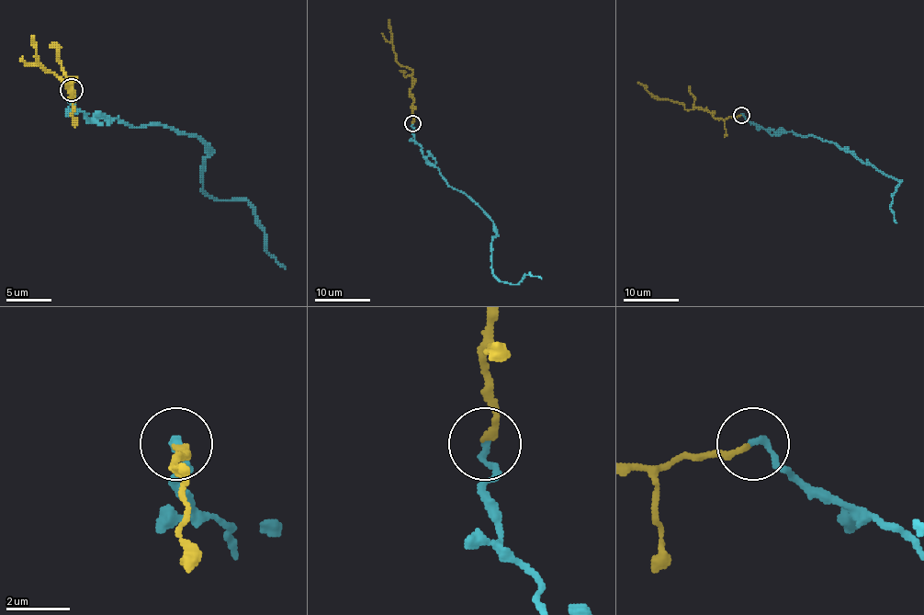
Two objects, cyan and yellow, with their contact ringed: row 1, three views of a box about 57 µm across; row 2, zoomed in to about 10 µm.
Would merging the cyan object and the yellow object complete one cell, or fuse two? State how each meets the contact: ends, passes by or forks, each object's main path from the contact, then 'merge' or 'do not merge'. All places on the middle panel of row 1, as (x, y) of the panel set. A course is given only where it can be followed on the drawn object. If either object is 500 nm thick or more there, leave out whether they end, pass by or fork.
cyan ends | yellow ends | cyan via (411, 123), (422, 156), (493, 222), (493, 273), (501, 281), (518, 284), (529, 272), (541, 279) | yellow via (411, 123), (413, 72), (397, 61), (388, 19) | merge

